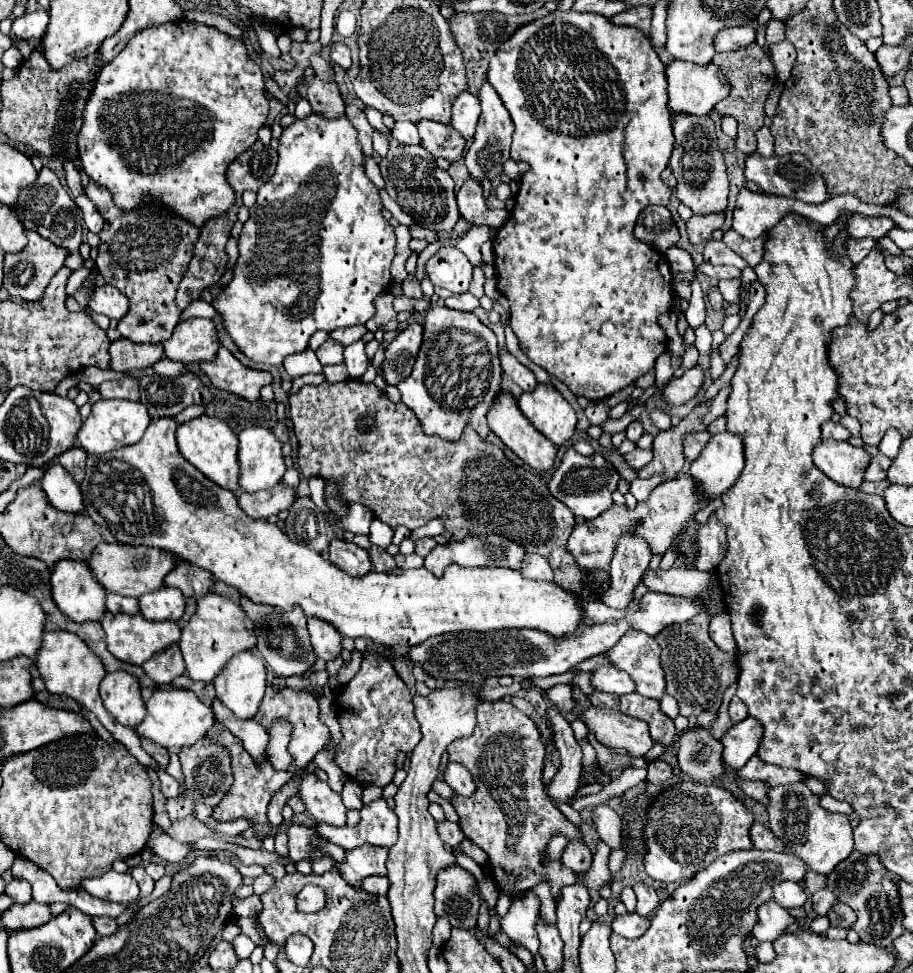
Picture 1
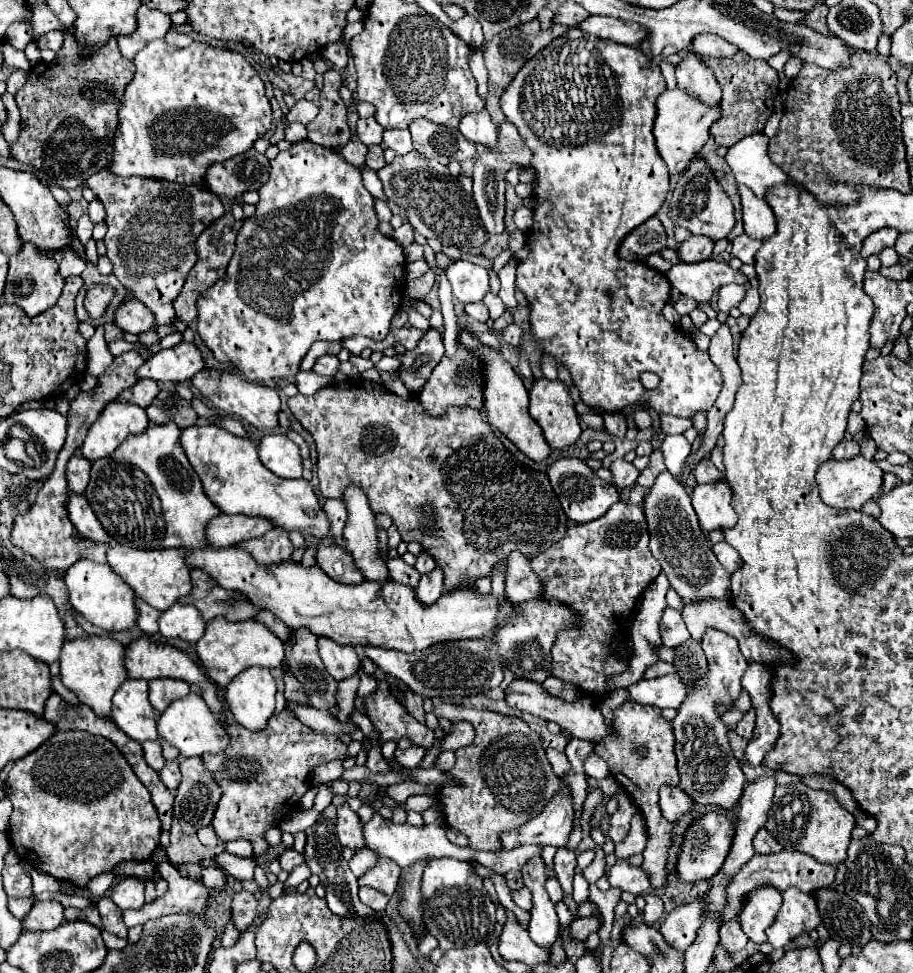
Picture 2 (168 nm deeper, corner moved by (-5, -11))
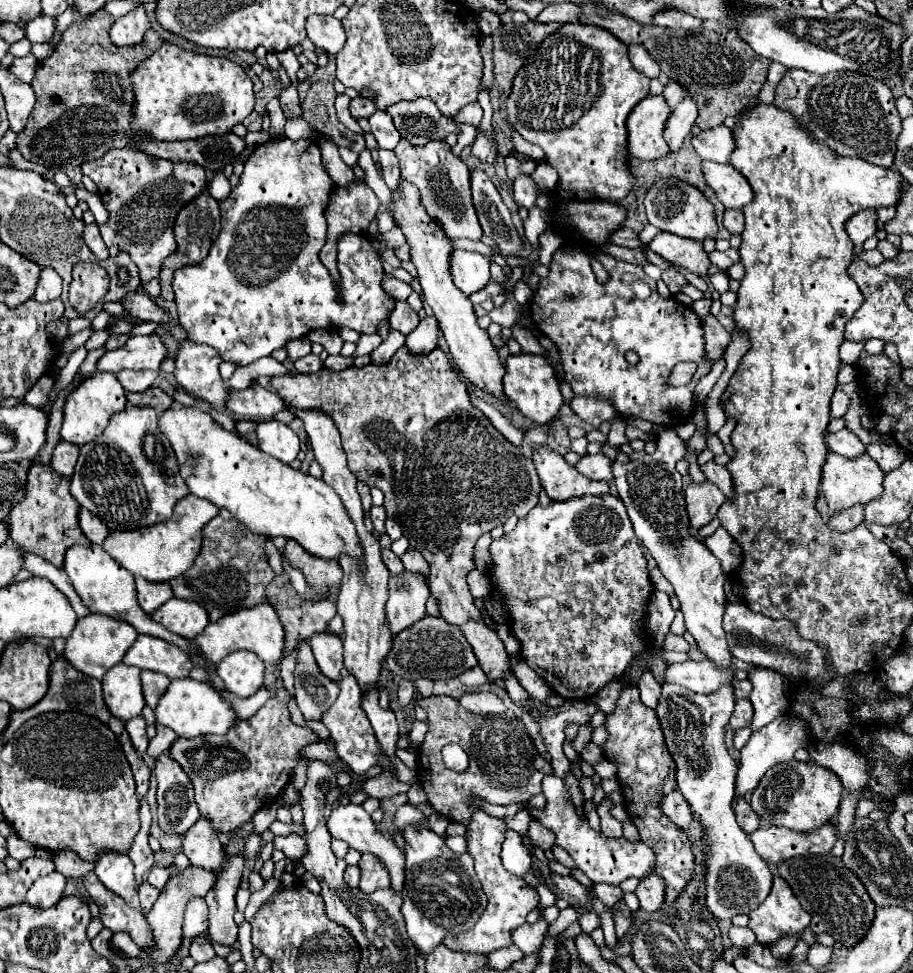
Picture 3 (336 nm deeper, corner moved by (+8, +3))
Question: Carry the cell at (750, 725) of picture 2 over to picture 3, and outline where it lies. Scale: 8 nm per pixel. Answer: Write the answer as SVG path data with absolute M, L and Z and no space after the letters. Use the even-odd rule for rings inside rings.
M736 699L736 711L732 713L730 727L732 729L744 729L752 723L752 705L748 699Z

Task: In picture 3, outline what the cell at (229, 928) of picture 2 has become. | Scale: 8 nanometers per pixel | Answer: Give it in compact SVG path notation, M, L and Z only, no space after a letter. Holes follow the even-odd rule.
M200 817L186 833L184 837L184 845L182 845L182 853L190 859L192 867L200 867L206 871L212 871L216 875L216 883L214 887L206 893L206 903L210 907L210 917L208 917L208 935L212 937L212 941L216 943L224 943L230 945L236 941L238 935L238 925L234 923L234 913L236 913L236 903L234 903L234 895L238 891L240 885L240 877L242 877L242 869L244 869L244 859L240 855L226 855L226 851L222 849L222 843L218 841L216 833L212 833L212 827L208 825L206 817Z

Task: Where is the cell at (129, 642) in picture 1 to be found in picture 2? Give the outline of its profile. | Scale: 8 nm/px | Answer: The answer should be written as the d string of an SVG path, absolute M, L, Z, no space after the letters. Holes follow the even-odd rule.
M143 637L143 639L137 639L129 645L127 655L125 655L125 665L129 669L129 679L153 681L153 679L159 679L159 677L171 677L171 679L179 679L179 681L185 681L185 683L199 685L203 689L203 699L209 703L209 707L213 707L213 711L217 715L221 715L221 705L219 705L217 693L215 693L215 687L211 685L209 679L205 679L201 667L197 667L193 663L193 659L187 653L183 653L181 649L175 649L167 643L161 643L161 641L149 639L149 637Z

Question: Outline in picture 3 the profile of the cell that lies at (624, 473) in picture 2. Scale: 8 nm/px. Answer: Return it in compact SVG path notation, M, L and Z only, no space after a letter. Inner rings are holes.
M598 453L598 455L584 455L578 463L576 463L576 469L580 469L582 475L586 475L588 479L602 479L602 481L612 481L614 475L612 475L612 459L606 457L604 453Z

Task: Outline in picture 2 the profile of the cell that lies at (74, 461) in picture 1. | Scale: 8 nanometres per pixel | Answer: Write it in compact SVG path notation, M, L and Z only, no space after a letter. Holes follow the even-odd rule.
M73 455L67 463L67 483L69 489L77 495L83 495L87 483L89 483L89 471L91 471L91 463L81 457L81 455Z

